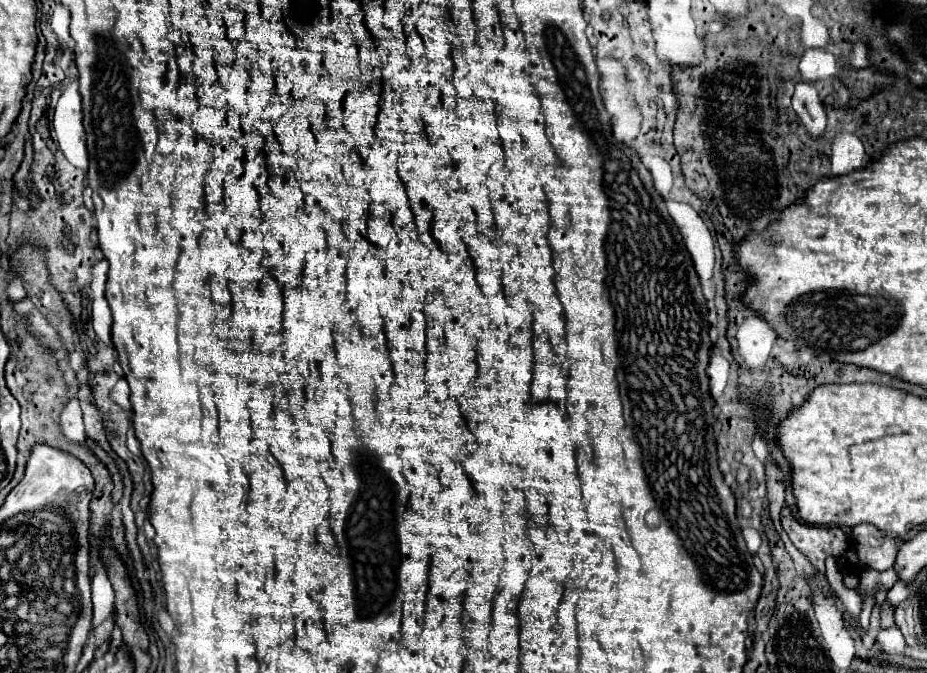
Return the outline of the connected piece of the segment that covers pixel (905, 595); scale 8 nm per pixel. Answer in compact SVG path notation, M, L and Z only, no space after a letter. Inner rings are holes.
M897 581L887 593L887 601L891 603L891 609L895 611L899 607L899 603L903 603L905 599L909 599L909 589L901 581Z

